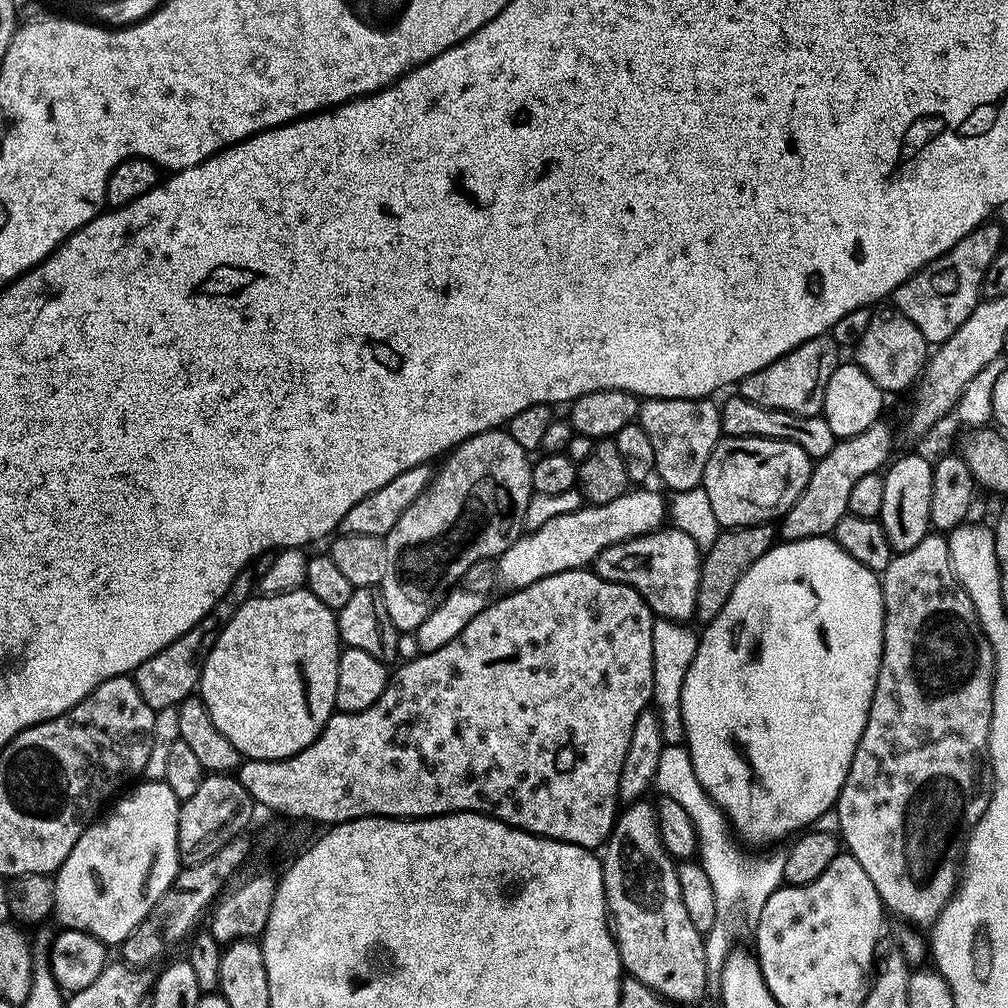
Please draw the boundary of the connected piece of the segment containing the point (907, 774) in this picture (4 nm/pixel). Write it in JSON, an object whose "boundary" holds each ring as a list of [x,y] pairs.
{"boundary":[[[930,534],[918,542],[918,546],[910,546],[910,550],[893,555],[890,566],[882,573],[880,589],[884,595],[884,645],[880,669],[876,679],[874,698],[870,702],[868,721],[862,730],[862,738],[856,747],[854,758],[850,762],[850,770],[846,774],[846,782],[836,800],[835,811],[838,814],[840,830],[839,839],[846,849],[847,855],[853,856],[866,870],[870,882],[874,882],[874,890],[878,890],[880,901],[885,909],[897,912],[912,926],[931,926],[942,914],[942,910],[950,902],[956,892],[958,869],[962,864],[964,845],[974,826],[986,814],[986,806],[992,797],[992,764],[988,761],[988,739],[990,738],[990,718],[992,717],[992,695],[994,694],[994,674],[996,659],[992,653],[990,642],[978,622],[978,614],[974,610],[974,602],[970,602],[970,594],[958,582],[952,569],[950,546],[947,535]]]}

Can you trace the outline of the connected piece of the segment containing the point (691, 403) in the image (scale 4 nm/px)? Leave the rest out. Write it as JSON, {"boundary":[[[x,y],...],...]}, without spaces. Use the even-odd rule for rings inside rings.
{"boundary":[[[648,398],[640,405],[638,423],[654,446],[655,475],[672,492],[701,487],[706,462],[722,438],[720,409],[712,398]]]}

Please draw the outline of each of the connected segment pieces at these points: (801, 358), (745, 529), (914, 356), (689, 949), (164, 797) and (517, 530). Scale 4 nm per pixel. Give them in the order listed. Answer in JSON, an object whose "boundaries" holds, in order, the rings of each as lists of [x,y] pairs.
{"boundaries":[[[[831,335],[815,336],[802,346],[787,352],[770,366],[750,374],[738,385],[738,395],[754,402],[758,406],[766,406],[770,410],[786,410],[790,414],[803,416],[819,416],[824,410],[826,382],[830,382],[830,374],[842,362],[841,345]]],[[[771,523],[726,528],[721,531],[714,546],[703,553],[700,562],[695,619],[700,620],[701,625],[709,624],[718,614],[718,610],[722,610],[722,606],[726,606],[726,598],[730,598],[730,594],[734,594],[734,586],[738,582],[738,578],[742,578],[746,569],[754,562],[758,562],[758,558],[762,558],[762,554],[769,552],[777,540],[777,529]]],[[[891,306],[879,308],[875,309],[877,312],[869,318],[864,333],[861,336],[859,333],[855,341],[854,360],[862,370],[866,370],[866,374],[870,374],[870,378],[880,387],[881,392],[891,394],[891,392],[906,391],[907,393],[919,380],[924,365],[930,359],[930,345],[922,330],[918,330],[918,326],[914,326],[914,322],[906,318],[906,314]]],[[[651,799],[636,800],[617,815],[602,863],[604,897],[623,971],[673,1005],[702,999],[710,979],[704,936],[686,914],[678,886],[678,864],[664,849]]],[[[144,780],[129,796],[123,796],[121,795],[115,801],[116,805],[113,803],[107,809],[108,816],[106,812],[92,821],[92,825],[84,831],[82,838],[78,838],[78,842],[74,842],[74,850],[70,850],[70,854],[66,854],[66,862],[62,862],[62,866],[54,874],[54,920],[60,923],[59,927],[64,930],[73,928],[79,932],[90,932],[109,946],[119,946],[124,943],[125,938],[140,925],[142,918],[146,918],[146,914],[150,914],[154,902],[158,902],[158,898],[162,898],[162,894],[166,894],[166,890],[170,890],[174,878],[182,867],[178,850],[178,814],[182,801],[176,797],[174,790],[170,790],[170,786],[162,780]]],[[[491,428],[488,432],[474,434],[469,440],[464,440],[459,446],[447,453],[443,457],[442,463],[444,465],[441,468],[435,469],[433,478],[426,486],[426,490],[422,490],[422,494],[418,494],[418,498],[414,498],[414,502],[410,502],[410,506],[406,506],[402,518],[398,518],[398,522],[394,522],[394,530],[390,530],[388,535],[383,537],[386,546],[386,570],[384,576],[380,579],[378,588],[384,594],[386,614],[390,614],[390,622],[394,622],[396,631],[399,633],[415,633],[416,628],[422,626],[422,622],[426,622],[428,615],[443,602],[449,592],[459,585],[456,583],[475,564],[480,564],[483,560],[495,561],[525,531],[526,506],[530,506],[530,498],[534,494],[532,491],[532,460],[529,453],[522,446],[518,446],[517,442],[514,442],[510,433],[500,428]]]]}

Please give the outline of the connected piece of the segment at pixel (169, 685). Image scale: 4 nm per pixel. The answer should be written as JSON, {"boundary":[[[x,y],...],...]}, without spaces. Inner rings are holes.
{"boundary":[[[249,566],[238,570],[234,582],[230,582],[226,594],[214,606],[212,613],[201,618],[190,630],[186,630],[186,634],[174,638],[170,646],[158,650],[158,654],[146,658],[146,662],[136,667],[134,679],[138,686],[138,694],[142,694],[142,702],[146,702],[146,706],[153,710],[175,708],[199,689],[202,670],[206,666],[210,650],[214,650],[214,642],[218,642],[230,618],[234,618],[239,608],[254,595],[254,589],[258,584],[258,572],[254,569],[255,567]]]}

